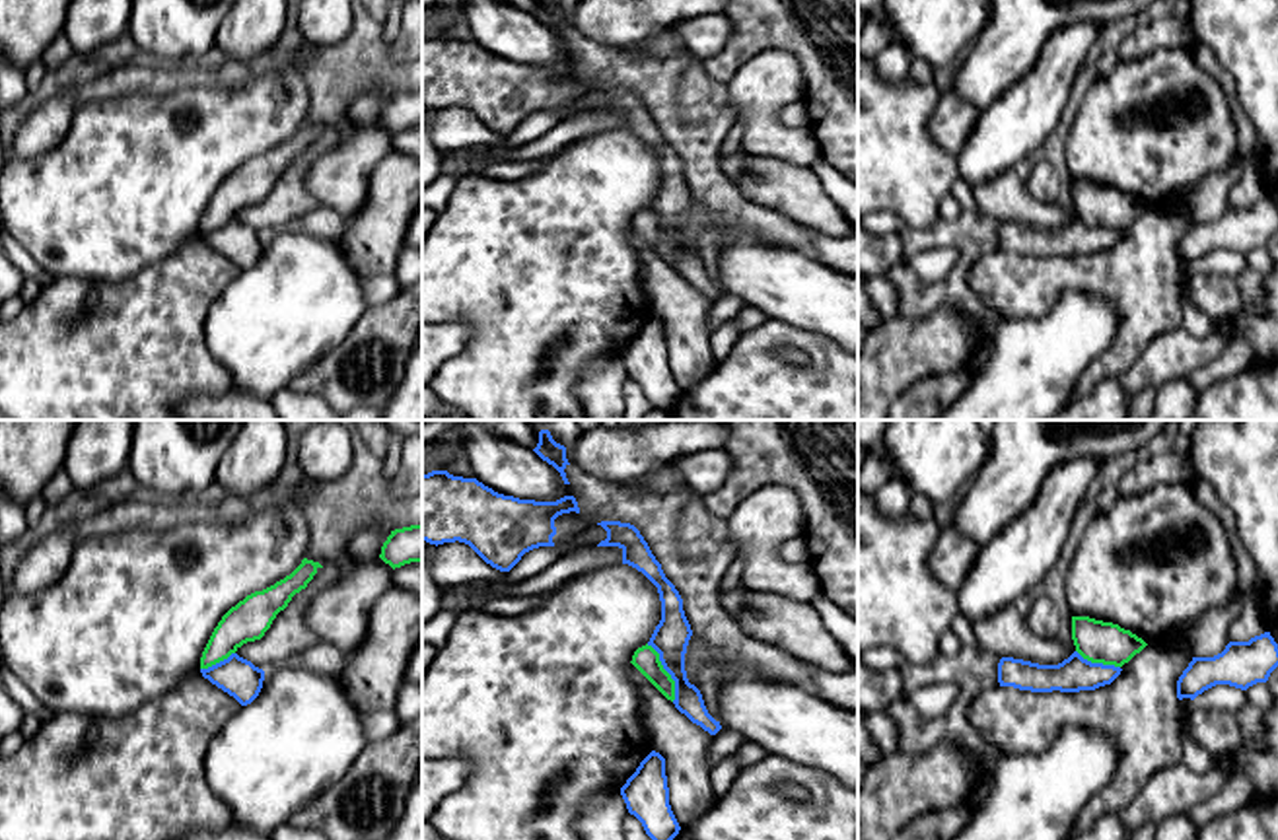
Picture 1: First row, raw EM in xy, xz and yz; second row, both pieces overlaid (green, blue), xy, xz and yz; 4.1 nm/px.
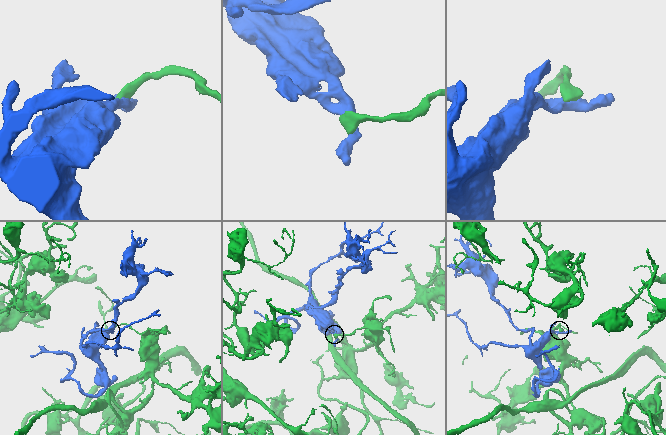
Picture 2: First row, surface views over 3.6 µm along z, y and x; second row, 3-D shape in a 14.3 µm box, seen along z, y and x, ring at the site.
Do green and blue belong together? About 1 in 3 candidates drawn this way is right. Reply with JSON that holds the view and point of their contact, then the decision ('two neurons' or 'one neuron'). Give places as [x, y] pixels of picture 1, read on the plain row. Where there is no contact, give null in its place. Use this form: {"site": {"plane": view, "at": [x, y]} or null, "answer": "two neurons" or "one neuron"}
{"site": {"plane": "xz", "at": [666, 236]}, "answer": "one neuron"}

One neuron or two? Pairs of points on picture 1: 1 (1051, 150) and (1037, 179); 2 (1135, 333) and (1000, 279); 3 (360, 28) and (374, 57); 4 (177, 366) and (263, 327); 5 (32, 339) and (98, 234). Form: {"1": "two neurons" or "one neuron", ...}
{"1": "two neurons", "2": "one neuron", "3": "one neuron", "4": "two neurons", "5": "two neurons"}

